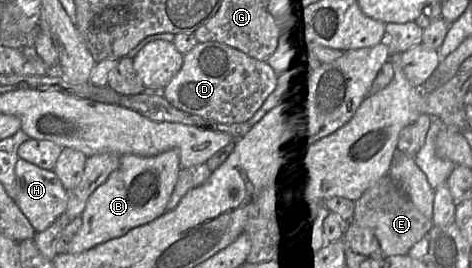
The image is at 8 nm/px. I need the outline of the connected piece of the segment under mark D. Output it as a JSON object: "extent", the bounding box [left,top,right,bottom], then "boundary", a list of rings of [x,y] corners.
{"extent":[164,42,277,124],"boundary":[[[220,42],[198,43],[184,54],[177,74],[164,87],[164,97],[174,107],[222,124],[243,123],[260,109],[277,84],[277,72],[266,62],[254,59],[242,51]]]}

